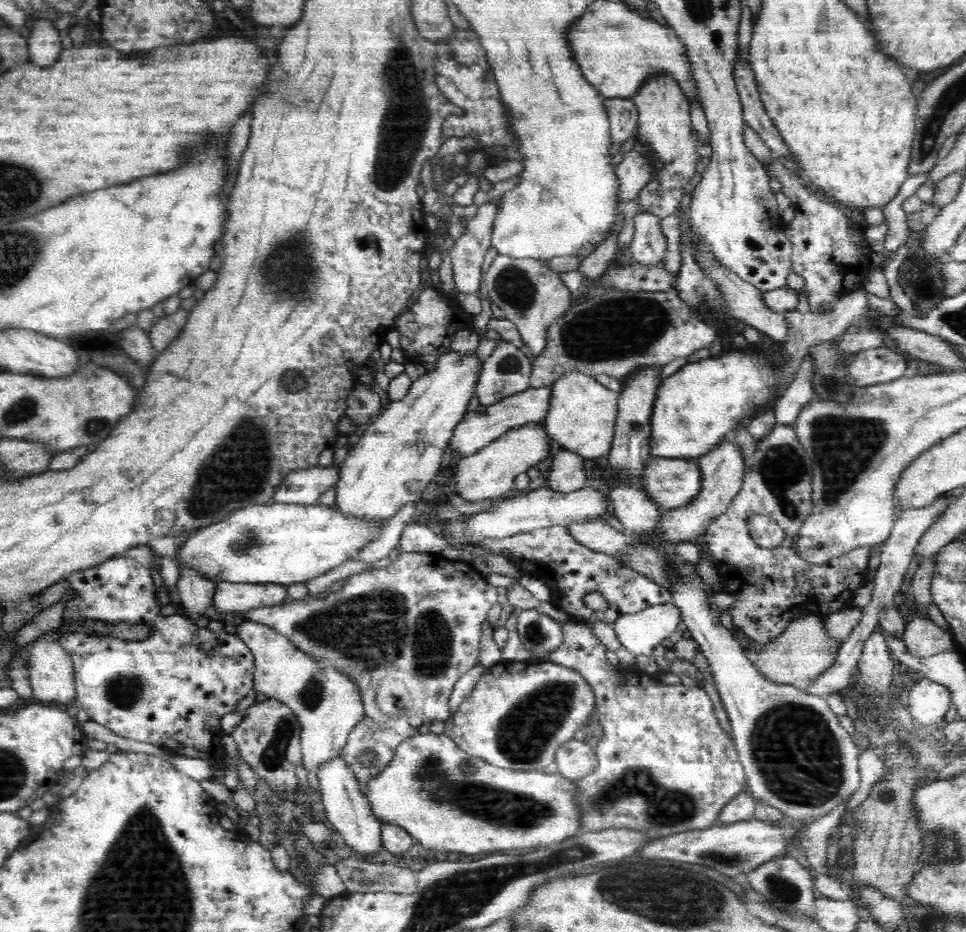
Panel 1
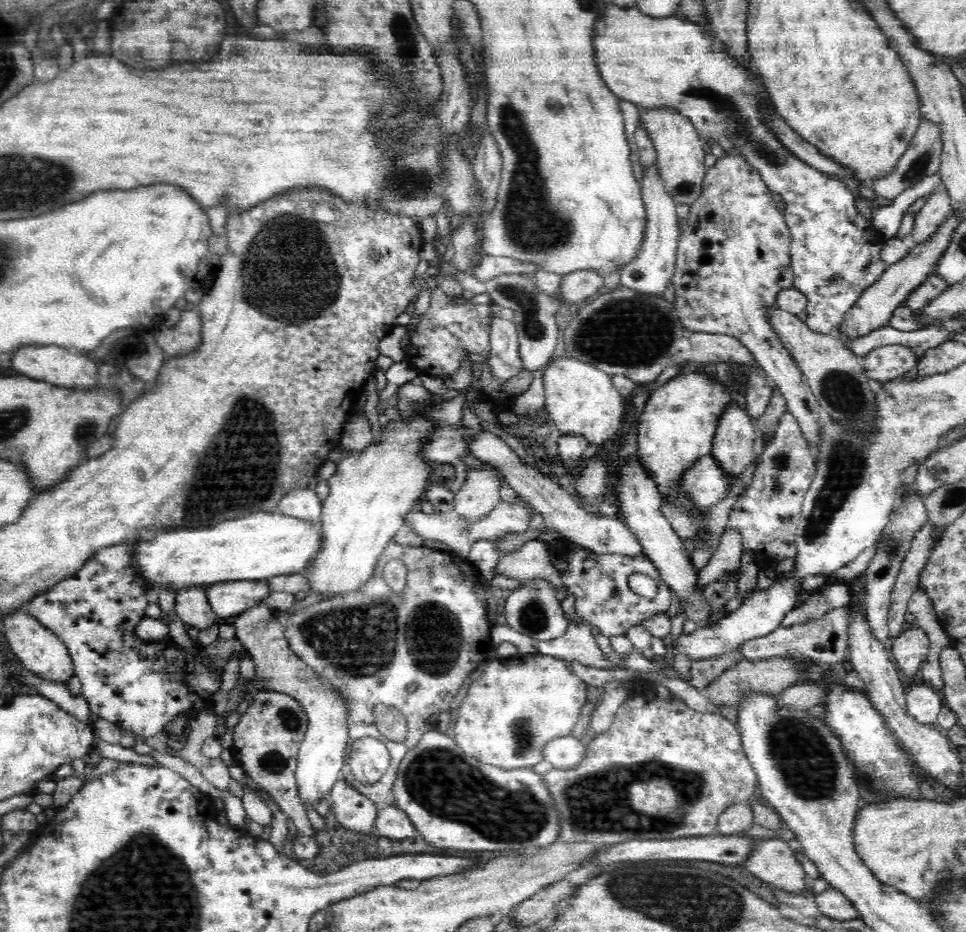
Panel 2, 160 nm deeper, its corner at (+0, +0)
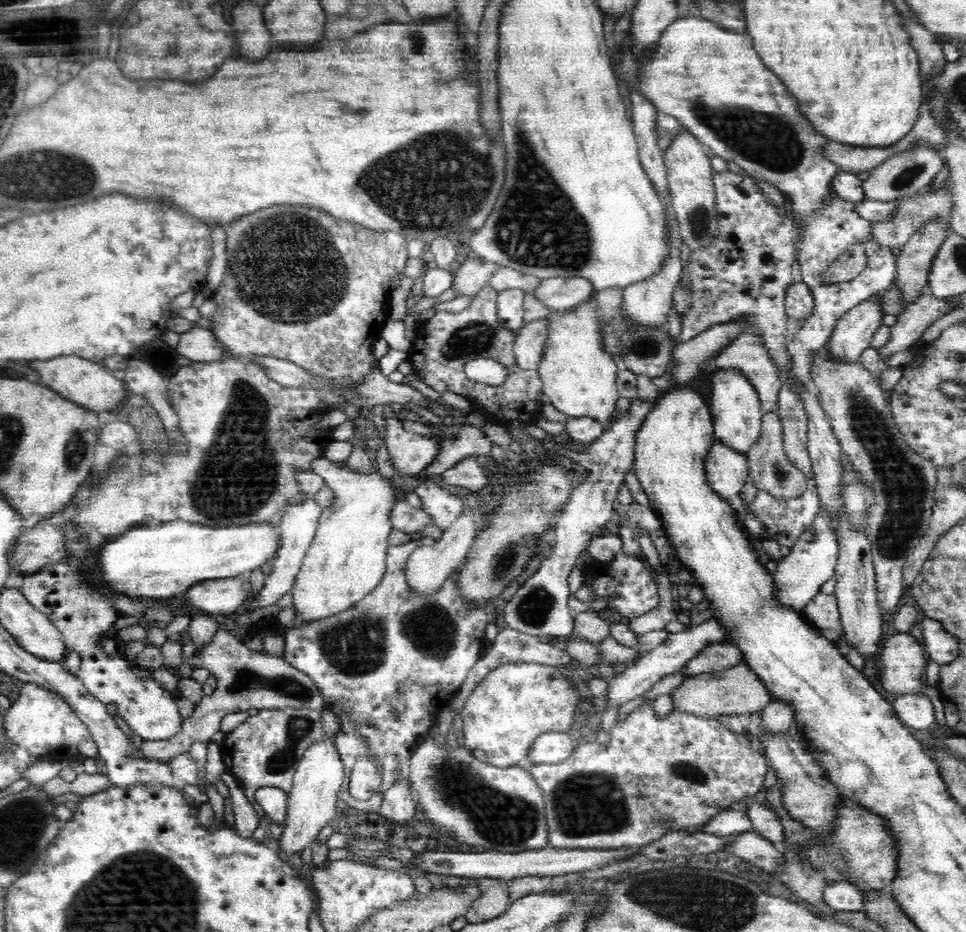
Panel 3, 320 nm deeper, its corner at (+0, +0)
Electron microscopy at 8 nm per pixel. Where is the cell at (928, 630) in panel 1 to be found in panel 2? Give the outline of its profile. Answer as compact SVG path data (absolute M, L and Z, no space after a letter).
M915 625L912 629L903 630L891 642L898 671L902 670L904 676L911 677L922 669L930 648L928 635L922 628Z

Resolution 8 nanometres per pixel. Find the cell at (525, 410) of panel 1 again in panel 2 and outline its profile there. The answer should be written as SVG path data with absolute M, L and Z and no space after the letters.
M468 401L464 404L464 408L462 408L463 424L458 429L438 427L430 434L428 442L424 442L424 458L436 463L453 465L459 480L464 480L469 470L462 461L464 455L469 454L470 456L468 440L474 434L484 432L482 421L474 413L472 404L474 403Z

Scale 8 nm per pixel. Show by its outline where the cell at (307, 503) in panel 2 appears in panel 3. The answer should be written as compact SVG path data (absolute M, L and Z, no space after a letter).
M305 499L285 509L279 526L281 528L280 550L278 550L277 559L274 560L274 568L270 574L265 575L265 583L251 600L248 611L252 610L254 612L258 608L276 604L284 594L288 594L292 590L296 575L299 574L302 567L306 551L315 537L322 510L323 507L318 505L314 499Z

